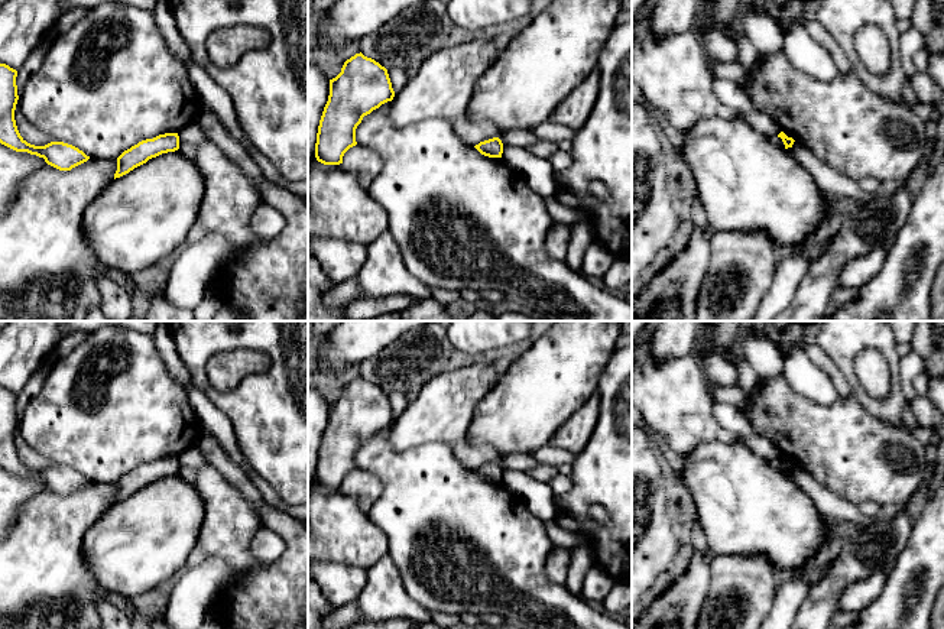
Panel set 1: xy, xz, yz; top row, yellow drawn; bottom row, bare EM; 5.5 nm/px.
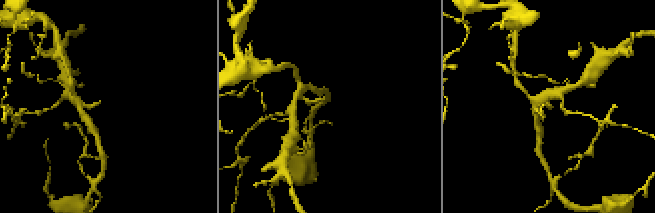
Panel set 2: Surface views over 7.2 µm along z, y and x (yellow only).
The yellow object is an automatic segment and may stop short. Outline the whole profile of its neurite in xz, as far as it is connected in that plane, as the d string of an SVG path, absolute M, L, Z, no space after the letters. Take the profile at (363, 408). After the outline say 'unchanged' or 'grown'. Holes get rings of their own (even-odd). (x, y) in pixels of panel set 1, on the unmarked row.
M361 376L347 383L341 396L330 403L330 419L317 457L317 484L343 487L344 477L357 468L356 453L363 441L393 421L385 390Z | unchanged

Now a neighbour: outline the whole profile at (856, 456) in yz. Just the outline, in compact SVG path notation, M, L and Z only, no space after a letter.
M782 375L762 380L752 395L747 395L742 415L762 438L772 441L782 455L804 467L817 482L837 496L859 505L873 500L880 506L908 502L928 476L925 444L914 437L902 424L888 424L872 416L851 395L838 398L830 406L821 406L791 389Z

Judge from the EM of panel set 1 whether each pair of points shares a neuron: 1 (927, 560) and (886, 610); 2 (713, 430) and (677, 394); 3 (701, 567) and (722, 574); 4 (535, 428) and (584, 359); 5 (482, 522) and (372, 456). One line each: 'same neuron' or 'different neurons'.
1: same neuron
2: same neuron
3: different neurons
4: same neuron
5: same neuron

